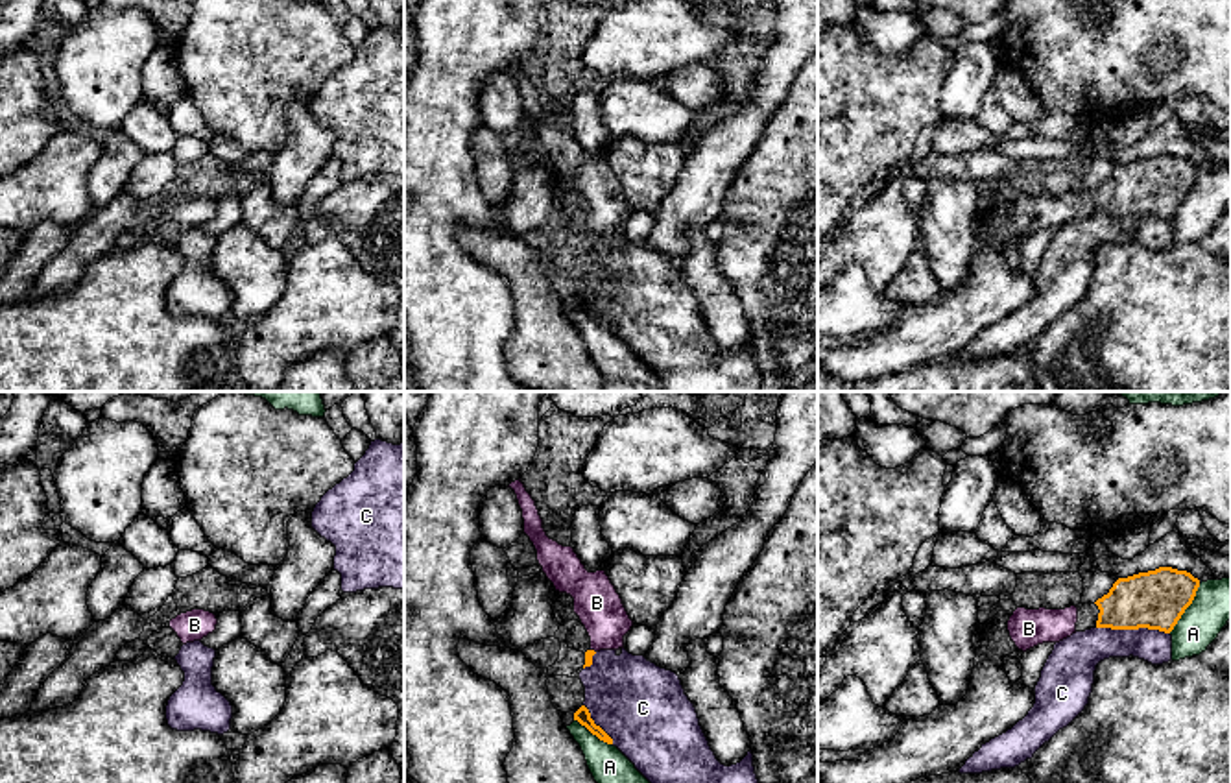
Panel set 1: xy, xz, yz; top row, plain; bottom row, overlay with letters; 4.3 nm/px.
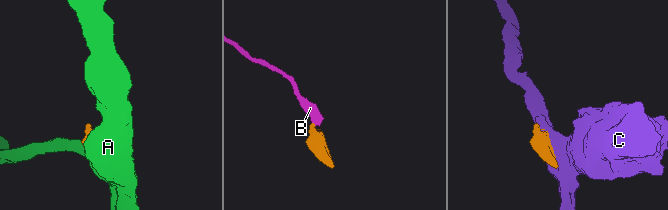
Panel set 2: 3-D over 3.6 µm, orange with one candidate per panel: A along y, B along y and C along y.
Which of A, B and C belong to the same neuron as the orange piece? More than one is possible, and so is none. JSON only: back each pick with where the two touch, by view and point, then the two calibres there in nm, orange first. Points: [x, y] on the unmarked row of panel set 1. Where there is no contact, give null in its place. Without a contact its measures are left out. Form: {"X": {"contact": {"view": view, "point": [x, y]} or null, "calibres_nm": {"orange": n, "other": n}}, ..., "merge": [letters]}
{"B": {"contact": {"view": "xz", "point": [593, 237]}, "calibres_nm": {"orange": 40, "other": 200}}, "merge": ["B"]}

